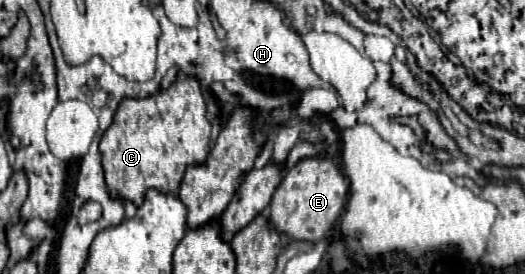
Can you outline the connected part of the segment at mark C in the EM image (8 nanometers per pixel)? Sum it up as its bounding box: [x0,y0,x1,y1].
[99,76,209,206]

